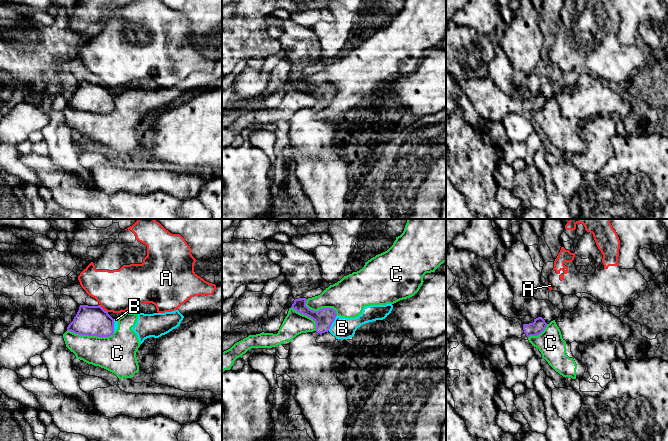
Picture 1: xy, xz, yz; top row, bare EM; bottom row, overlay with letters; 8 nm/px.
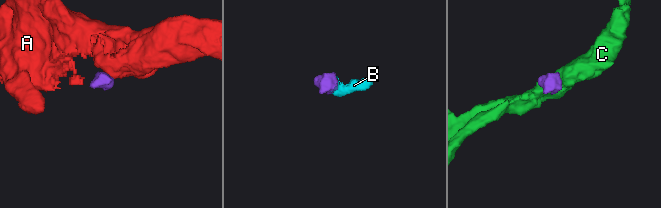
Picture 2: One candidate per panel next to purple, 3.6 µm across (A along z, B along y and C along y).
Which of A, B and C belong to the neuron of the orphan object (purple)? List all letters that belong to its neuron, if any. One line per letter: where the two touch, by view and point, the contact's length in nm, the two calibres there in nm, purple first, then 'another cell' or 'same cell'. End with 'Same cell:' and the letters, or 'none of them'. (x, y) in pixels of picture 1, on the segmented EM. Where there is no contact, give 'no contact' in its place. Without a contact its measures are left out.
A: xy (102, 308) | 90 nm | 240/340 nm | another cell
B: xz (332, 322) | 150 nm | 150/180 nm | another cell
C: xy (91, 335) | 380 nm | 240/300 nm | another cell
Same cell: none of them

